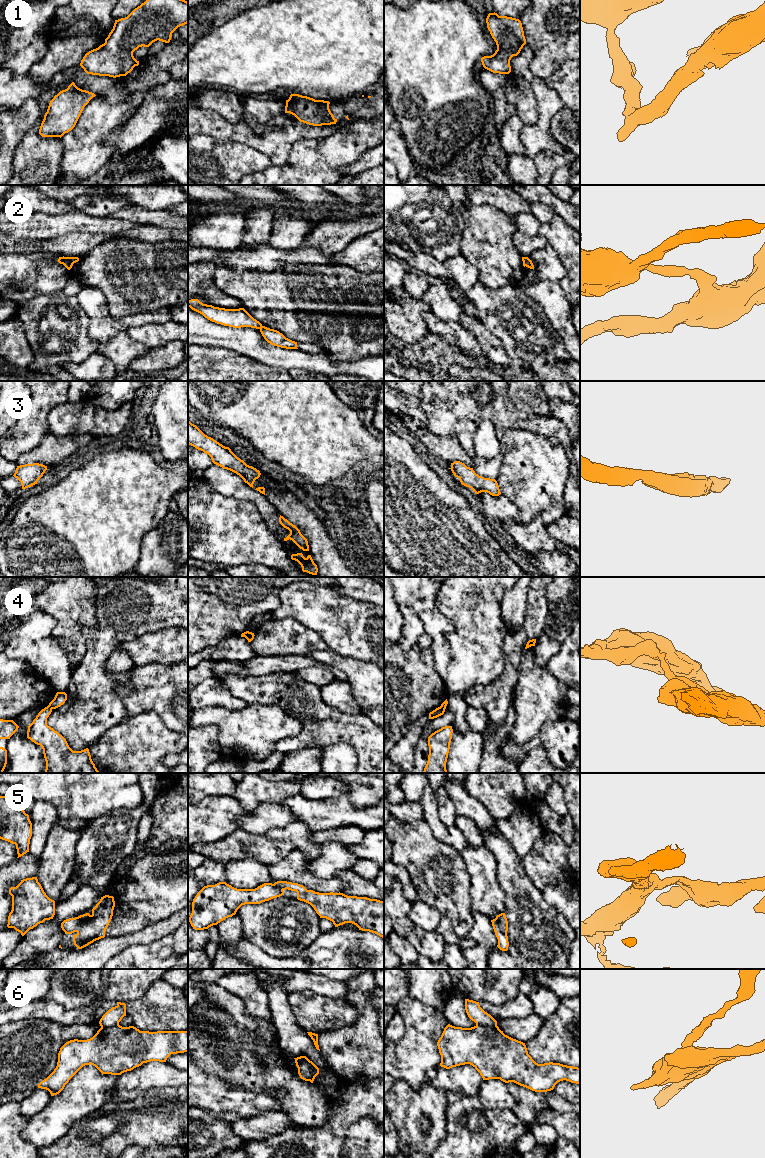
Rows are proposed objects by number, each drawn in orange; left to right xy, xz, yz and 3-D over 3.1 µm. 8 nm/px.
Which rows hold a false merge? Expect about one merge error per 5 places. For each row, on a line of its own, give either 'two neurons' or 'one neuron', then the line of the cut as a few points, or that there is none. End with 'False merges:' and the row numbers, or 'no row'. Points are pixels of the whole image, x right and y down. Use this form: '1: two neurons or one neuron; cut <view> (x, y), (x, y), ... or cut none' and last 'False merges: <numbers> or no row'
1: one neuron; cut none
2: two neurons; cut xz (262, 326), (259, 328)
3: one neuron; cut none
4: two neurons; cut xy (48, 705), (51, 709)
5: one neuron; cut none
6: two neurons; cut xz (308, 1060), (312, 1070), (312, 1079), (310, 1081)
False merges: 2, 4, 6

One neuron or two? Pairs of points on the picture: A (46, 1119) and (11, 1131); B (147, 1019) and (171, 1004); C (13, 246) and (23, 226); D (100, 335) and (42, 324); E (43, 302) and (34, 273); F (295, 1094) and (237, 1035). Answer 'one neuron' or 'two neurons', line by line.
A: two neurons
B: one neuron
C: two neurons
D: two neurons
E: two neurons
F: one neuron

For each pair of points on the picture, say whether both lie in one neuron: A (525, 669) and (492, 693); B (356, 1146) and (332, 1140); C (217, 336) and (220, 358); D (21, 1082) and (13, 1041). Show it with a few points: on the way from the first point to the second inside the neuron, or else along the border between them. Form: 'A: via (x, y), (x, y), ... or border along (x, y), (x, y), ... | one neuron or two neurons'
A: border along (524, 650), (518, 668), (518, 681), (515, 686) | two neurons
B: border along (355, 1122), (348, 1129), (342, 1147) | two neurons
C: border along (198, 344), (224, 347), (242, 354) | two neurons
D: via (13, 1072), (13, 1051) | one neuron

